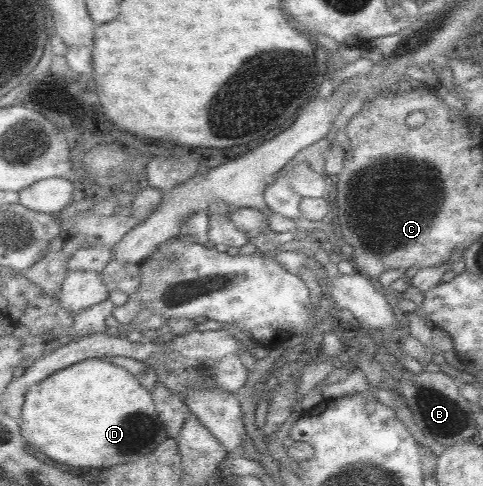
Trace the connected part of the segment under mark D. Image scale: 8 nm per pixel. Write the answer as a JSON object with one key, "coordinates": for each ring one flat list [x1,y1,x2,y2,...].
{"coordinates":[[101,358,83,360,62,368,32,386,26,392,21,408,18,434,50,460,78,468,112,468,134,462,156,450,170,437,156,412,151,392,140,384,134,372]]}

